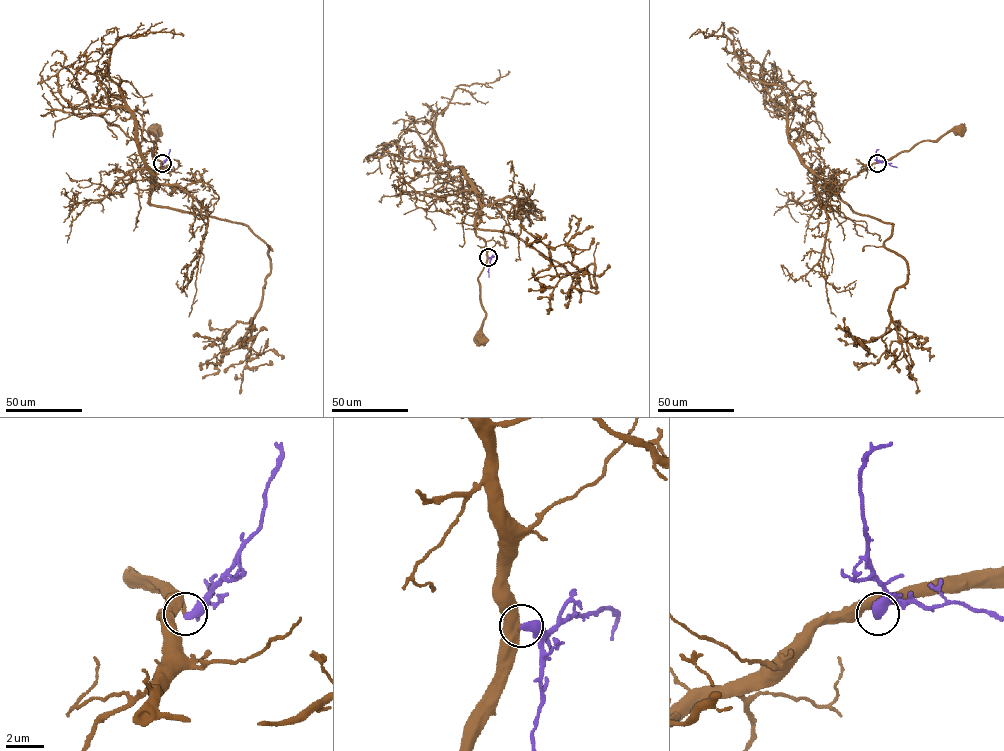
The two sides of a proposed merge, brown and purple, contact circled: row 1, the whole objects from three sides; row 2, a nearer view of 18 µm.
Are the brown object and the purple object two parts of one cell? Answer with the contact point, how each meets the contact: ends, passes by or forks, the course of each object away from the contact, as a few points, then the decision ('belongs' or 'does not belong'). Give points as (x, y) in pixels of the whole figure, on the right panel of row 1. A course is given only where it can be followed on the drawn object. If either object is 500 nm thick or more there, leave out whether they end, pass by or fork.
at (877, 163); brown ends there; purple ends there; brown runs (877, 163), (909, 151), (921, 141), (938, 140), (950, 130), (961, 132), (961, 130); purple runs (877, 163), (884, 162), (897, 167); belongs

